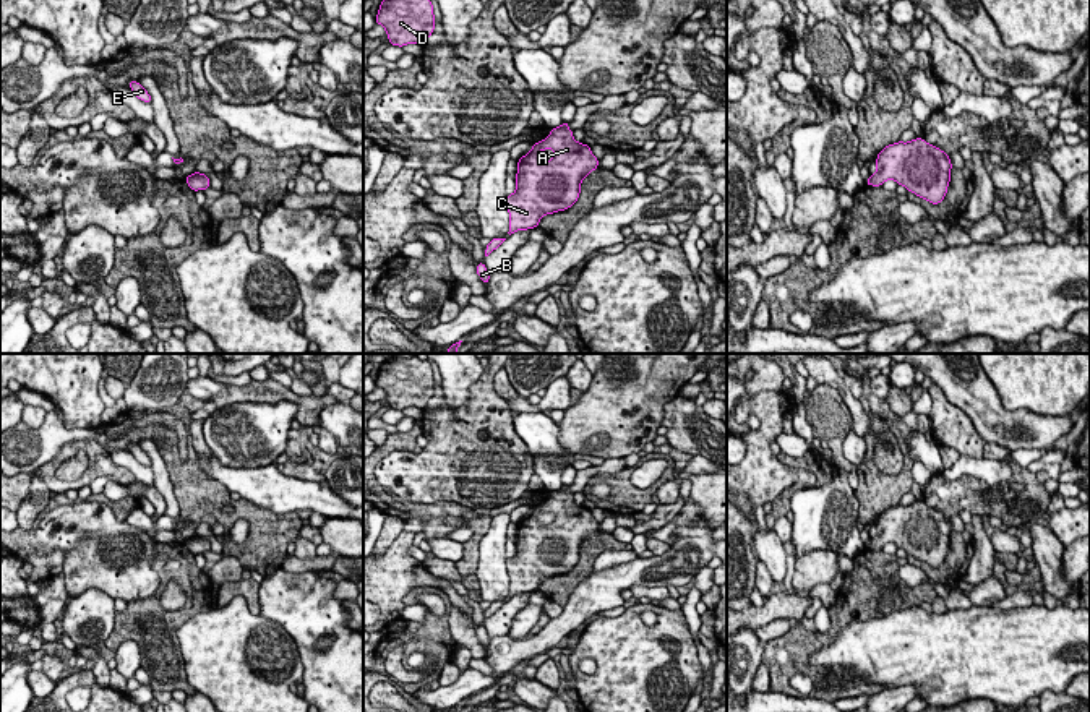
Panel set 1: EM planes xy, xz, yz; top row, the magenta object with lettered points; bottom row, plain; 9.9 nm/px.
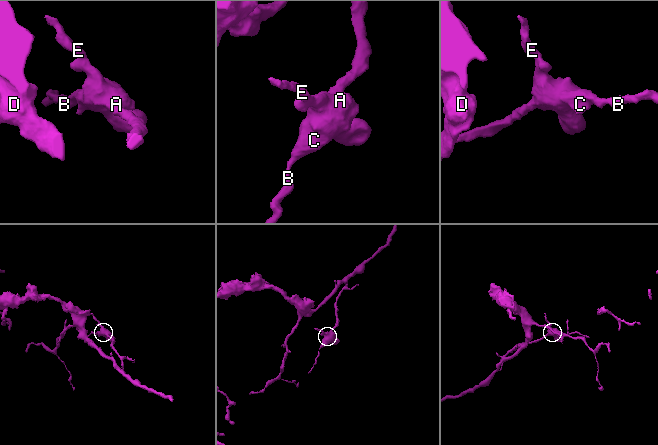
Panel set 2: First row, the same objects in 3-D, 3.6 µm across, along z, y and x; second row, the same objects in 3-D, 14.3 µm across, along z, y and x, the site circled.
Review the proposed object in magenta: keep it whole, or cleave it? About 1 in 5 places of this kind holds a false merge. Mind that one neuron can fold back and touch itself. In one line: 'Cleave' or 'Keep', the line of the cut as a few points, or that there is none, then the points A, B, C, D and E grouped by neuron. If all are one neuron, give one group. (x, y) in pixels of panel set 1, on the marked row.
Keep. No split. Groups: A B C D E

